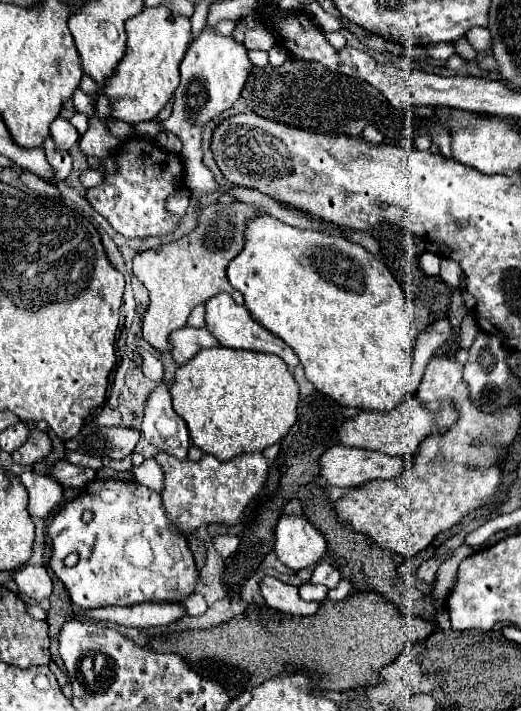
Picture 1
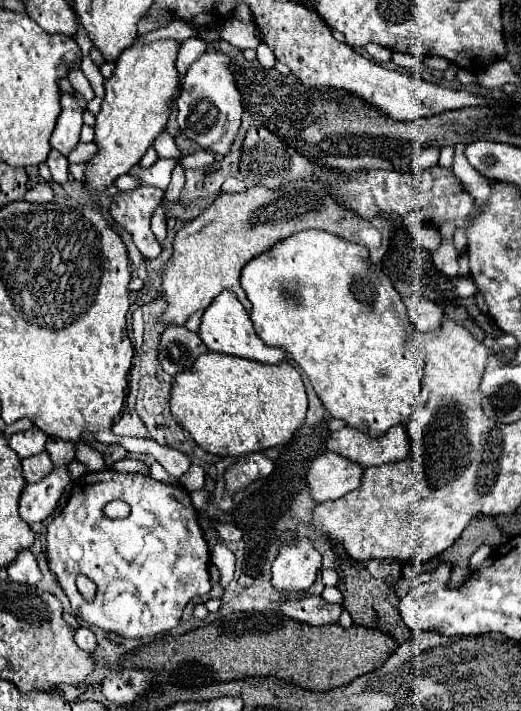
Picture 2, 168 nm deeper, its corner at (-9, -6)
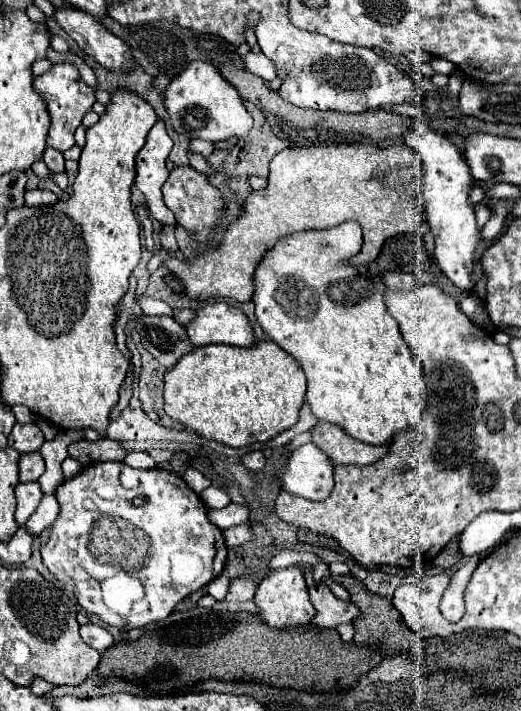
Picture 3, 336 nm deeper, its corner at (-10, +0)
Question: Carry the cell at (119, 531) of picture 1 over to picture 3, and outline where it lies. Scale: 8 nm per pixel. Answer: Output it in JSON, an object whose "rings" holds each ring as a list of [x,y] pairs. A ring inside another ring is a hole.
{"rings":[[[96,462],[80,470],[74,478],[68,478],[54,494],[60,504],[60,514],[50,526],[50,540],[40,548],[44,566],[66,586],[68,592],[76,596],[78,604],[88,614],[98,616],[108,626],[142,628],[150,622],[164,620],[172,614],[180,600],[210,584],[224,568],[228,552],[222,532],[208,520],[208,510],[200,496],[194,494],[194,490],[174,472],[162,468],[138,470],[123,462]],[[138,496],[146,500],[144,506],[130,504],[130,500]],[[102,516],[118,516],[118,520],[126,520],[126,524],[134,524],[134,528],[142,528],[142,532],[146,532],[146,540],[150,540],[150,556],[146,556],[138,568],[114,568],[114,564],[102,564],[102,560],[90,552],[90,532],[94,532],[94,524],[98,524]]]}

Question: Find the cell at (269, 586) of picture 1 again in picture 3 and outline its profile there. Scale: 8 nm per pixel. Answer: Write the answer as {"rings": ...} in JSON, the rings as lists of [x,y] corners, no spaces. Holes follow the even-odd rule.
{"rings":[[[326,584],[310,586],[310,602],[316,608],[312,624],[320,628],[336,628],[338,624],[352,622],[358,616],[358,608],[352,602],[336,598]]]}

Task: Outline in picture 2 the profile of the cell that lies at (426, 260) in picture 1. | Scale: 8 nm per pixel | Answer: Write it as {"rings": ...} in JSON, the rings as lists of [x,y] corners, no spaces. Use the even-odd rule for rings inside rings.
{"rings":[[[441,240],[439,248],[433,252],[433,264],[449,278],[459,276],[459,252],[453,246],[453,240]]]}

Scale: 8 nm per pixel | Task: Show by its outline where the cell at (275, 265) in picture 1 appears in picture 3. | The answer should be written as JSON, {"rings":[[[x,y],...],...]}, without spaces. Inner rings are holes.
{"rings":[[[346,222],[346,224],[340,224],[330,230],[298,232],[292,236],[284,236],[262,256],[262,262],[258,264],[258,268],[254,272],[254,298],[252,300],[256,304],[256,318],[258,318],[258,324],[264,330],[264,334],[300,362],[300,366],[308,378],[306,400],[310,402],[310,408],[318,416],[318,420],[342,426],[342,428],[346,428],[346,432],[350,432],[350,436],[354,436],[366,444],[378,446],[378,444],[390,442],[394,438],[394,434],[398,434],[398,432],[406,430],[408,426],[414,426],[422,420],[422,412],[426,406],[426,382],[424,382],[424,374],[422,374],[422,364],[412,356],[412,352],[408,350],[408,342],[404,342],[404,338],[400,334],[398,322],[386,310],[386,304],[384,304],[386,284],[382,282],[380,276],[372,276],[368,272],[362,274],[354,264],[350,264],[350,258],[356,256],[360,252],[360,248],[362,248],[362,232],[360,232],[358,224],[354,224],[354,222]]]}

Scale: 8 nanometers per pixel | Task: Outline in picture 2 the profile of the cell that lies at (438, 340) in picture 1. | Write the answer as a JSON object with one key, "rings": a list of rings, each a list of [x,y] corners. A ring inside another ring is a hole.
{"rings":[[[409,298],[403,300],[403,302],[407,302],[407,306],[409,306],[409,318],[411,318],[411,322],[417,328],[431,330],[431,328],[439,326],[443,310],[435,302],[425,300],[425,298],[417,298],[417,304],[415,304],[415,300],[409,300]]]}

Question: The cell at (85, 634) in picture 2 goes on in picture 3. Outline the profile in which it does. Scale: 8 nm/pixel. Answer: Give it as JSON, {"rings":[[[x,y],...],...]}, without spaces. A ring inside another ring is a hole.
{"rings":[[[96,624],[80,626],[80,636],[86,644],[96,648],[101,653],[114,644],[112,635],[106,632],[102,626],[96,626]]]}

